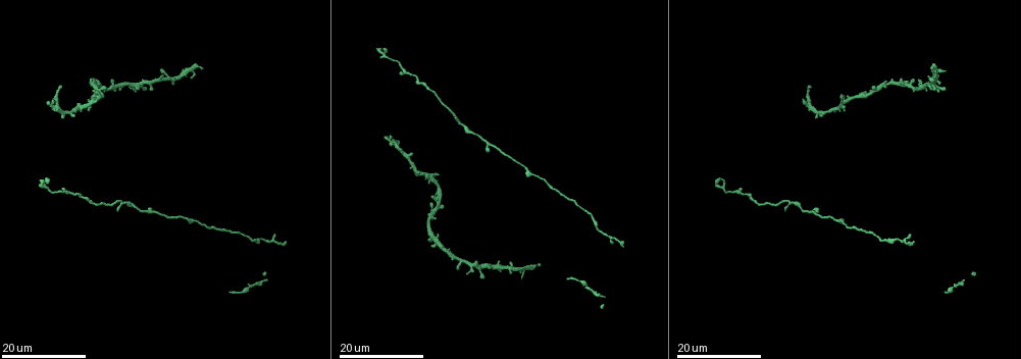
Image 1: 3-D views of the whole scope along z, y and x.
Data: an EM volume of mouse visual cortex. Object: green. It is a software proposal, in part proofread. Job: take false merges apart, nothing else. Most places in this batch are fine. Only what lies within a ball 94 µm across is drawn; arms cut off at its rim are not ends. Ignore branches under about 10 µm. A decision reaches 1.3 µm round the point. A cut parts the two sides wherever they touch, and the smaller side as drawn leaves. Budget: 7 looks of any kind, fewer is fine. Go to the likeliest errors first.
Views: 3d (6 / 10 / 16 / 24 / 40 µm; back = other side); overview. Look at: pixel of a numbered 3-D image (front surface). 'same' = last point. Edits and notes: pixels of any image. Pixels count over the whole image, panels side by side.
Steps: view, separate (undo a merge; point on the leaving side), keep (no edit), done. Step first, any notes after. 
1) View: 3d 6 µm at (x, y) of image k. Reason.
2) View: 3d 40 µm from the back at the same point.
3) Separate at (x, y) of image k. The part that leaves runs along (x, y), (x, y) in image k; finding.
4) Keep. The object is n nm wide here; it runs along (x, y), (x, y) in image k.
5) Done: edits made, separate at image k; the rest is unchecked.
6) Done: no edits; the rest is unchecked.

View: 3d 24 µm at (122, 202) of image 1.

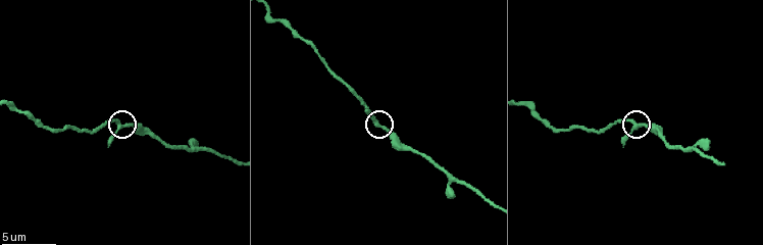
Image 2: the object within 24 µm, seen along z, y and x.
View: 3d 10 µm at (631, 119) of image 2. Closer look.

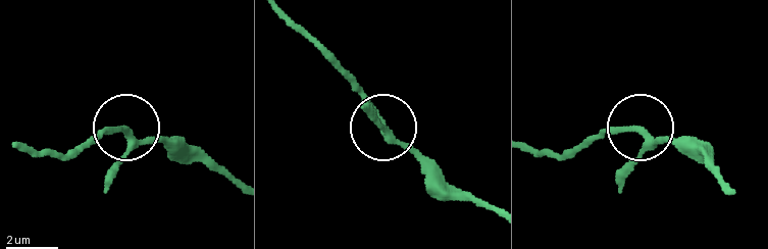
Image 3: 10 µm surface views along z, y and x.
Keep. The object is 210 nm wide here; it runs along (122, 126), (79, 145) in image 3; all the same neuron.

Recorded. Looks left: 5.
View: 3d 16 µm at (594, 226) of image 1. Calibre changes.

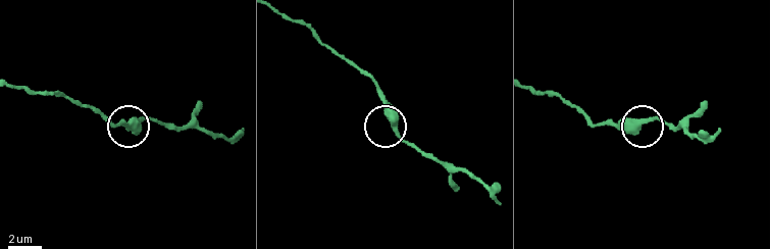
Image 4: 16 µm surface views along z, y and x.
View: 3d 10 µm at (642, 124) of image 4.

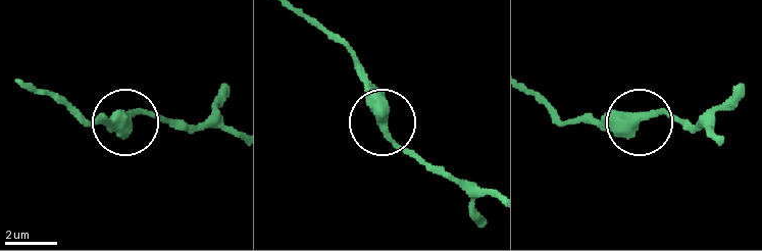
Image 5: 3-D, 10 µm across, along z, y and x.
Keep. The object is 420 nm wide here; it runs along (33, 91), (59, 97), (92, 121), (145, 114), (169, 121) in image 5; one neuron here.

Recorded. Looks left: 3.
View: 3d 16 µm at (187, 216) of image 1. Thick turns thin.

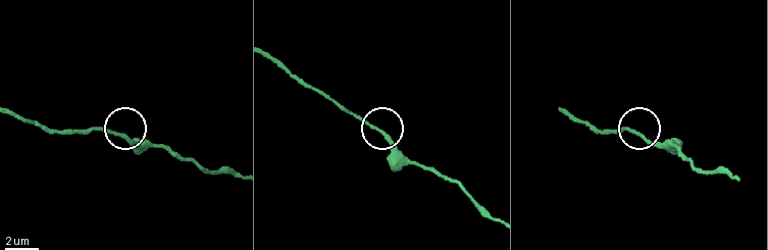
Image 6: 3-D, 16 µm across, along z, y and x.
View: 3d 10 µm at (379, 131) of image 6.

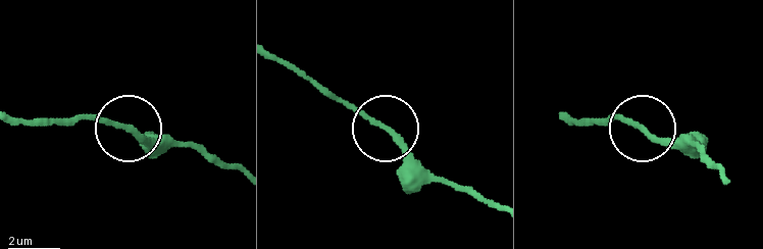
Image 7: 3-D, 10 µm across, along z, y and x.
Keep. It runs along (19, 119), (105, 119), (151, 140), (182, 144) in image 7; all the same neuron.

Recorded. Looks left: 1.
Done: no edits; the rest is unchecked.

